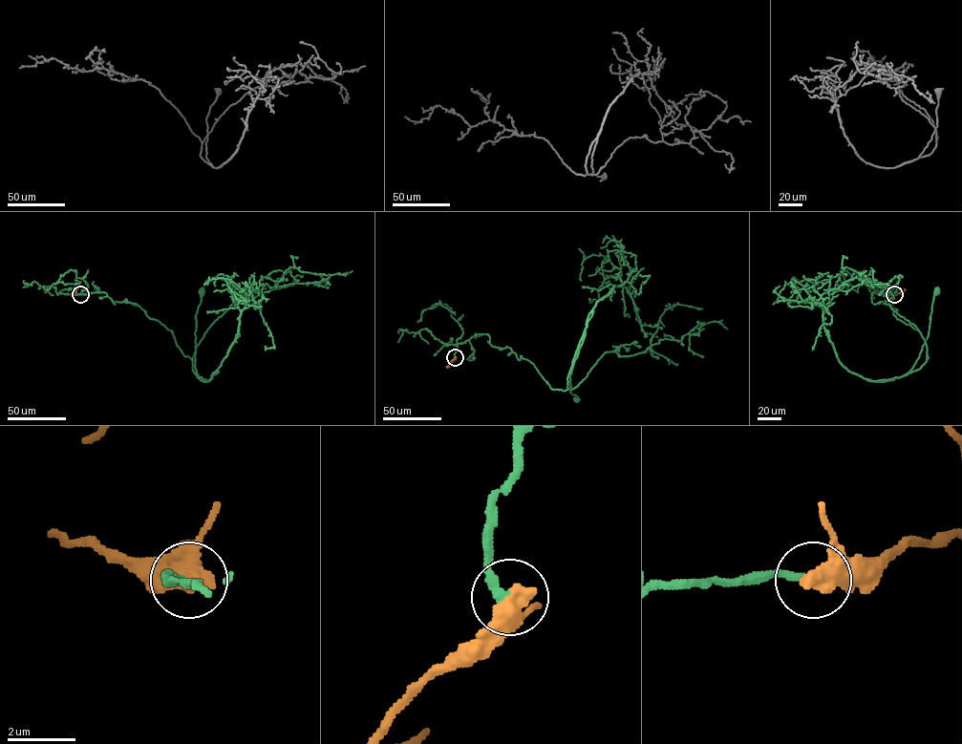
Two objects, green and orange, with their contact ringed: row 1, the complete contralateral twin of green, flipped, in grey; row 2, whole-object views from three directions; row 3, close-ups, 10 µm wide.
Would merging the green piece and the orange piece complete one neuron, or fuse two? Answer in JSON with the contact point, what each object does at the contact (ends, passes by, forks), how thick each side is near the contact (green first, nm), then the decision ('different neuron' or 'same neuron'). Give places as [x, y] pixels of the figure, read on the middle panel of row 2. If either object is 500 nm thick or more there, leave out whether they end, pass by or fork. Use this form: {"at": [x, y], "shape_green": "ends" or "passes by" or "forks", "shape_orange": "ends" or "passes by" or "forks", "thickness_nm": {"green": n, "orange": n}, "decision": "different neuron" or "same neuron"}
{"at": [455, 357], "shape_green": "ends", "shape_orange": "passes by", "thickness_nm": {"green": 240, "orange": 480}, "decision": "same neuron"}

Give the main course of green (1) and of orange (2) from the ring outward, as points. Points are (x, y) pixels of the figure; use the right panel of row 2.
1: (894, 294), (873, 292), (871, 302), (886, 301), (917, 329), (928, 356), (907, 374), (929, 334), (936, 291)
2: (894, 294), (901, 292), (898, 281)

